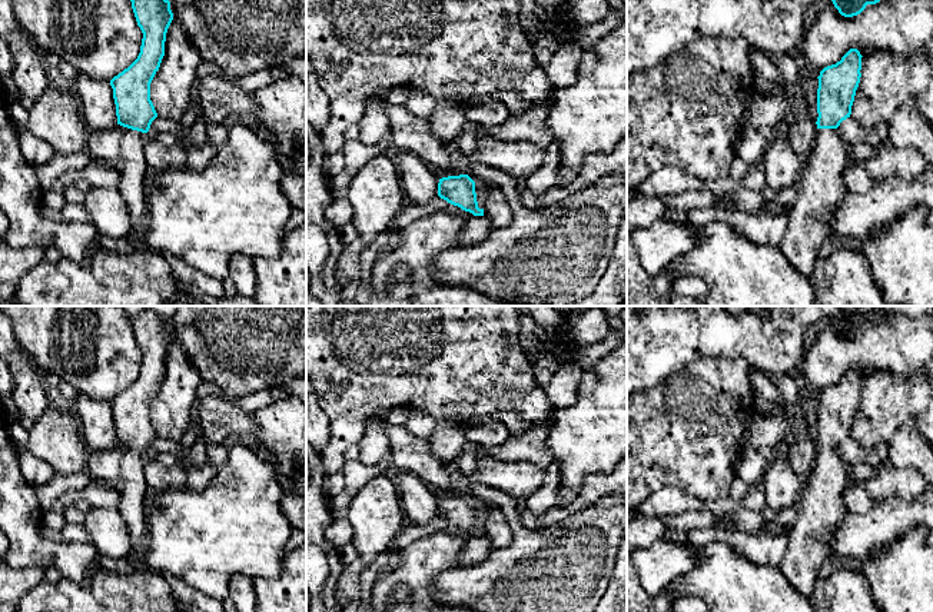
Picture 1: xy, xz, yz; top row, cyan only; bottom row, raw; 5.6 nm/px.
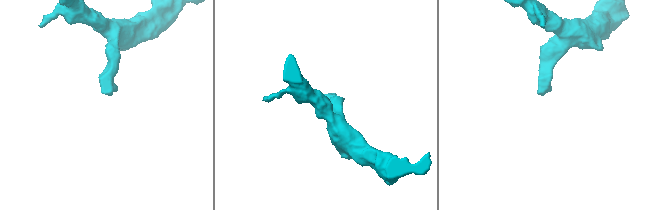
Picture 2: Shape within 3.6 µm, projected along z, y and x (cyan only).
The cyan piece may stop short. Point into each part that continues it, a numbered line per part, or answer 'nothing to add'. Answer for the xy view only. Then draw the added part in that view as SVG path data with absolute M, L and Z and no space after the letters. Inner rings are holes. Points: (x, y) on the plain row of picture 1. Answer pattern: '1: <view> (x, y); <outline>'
1: xy (123, 469); M116 445L106 450L89 452L86 468L93 480L119 492L117 510L129 528L133 543L130 558L136 561L140 561L147 542L146 455Z

